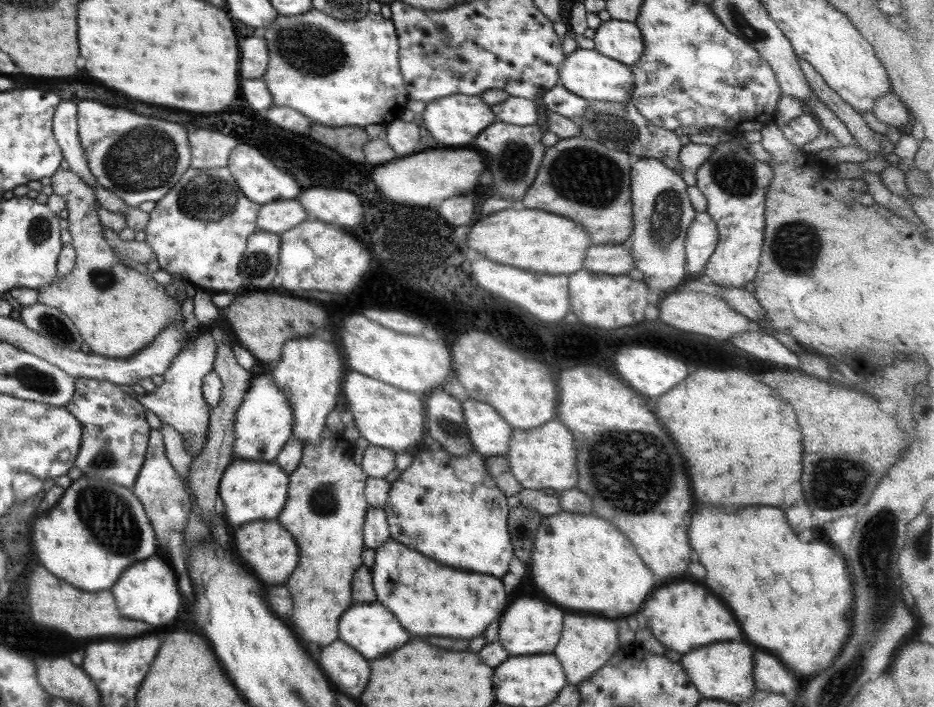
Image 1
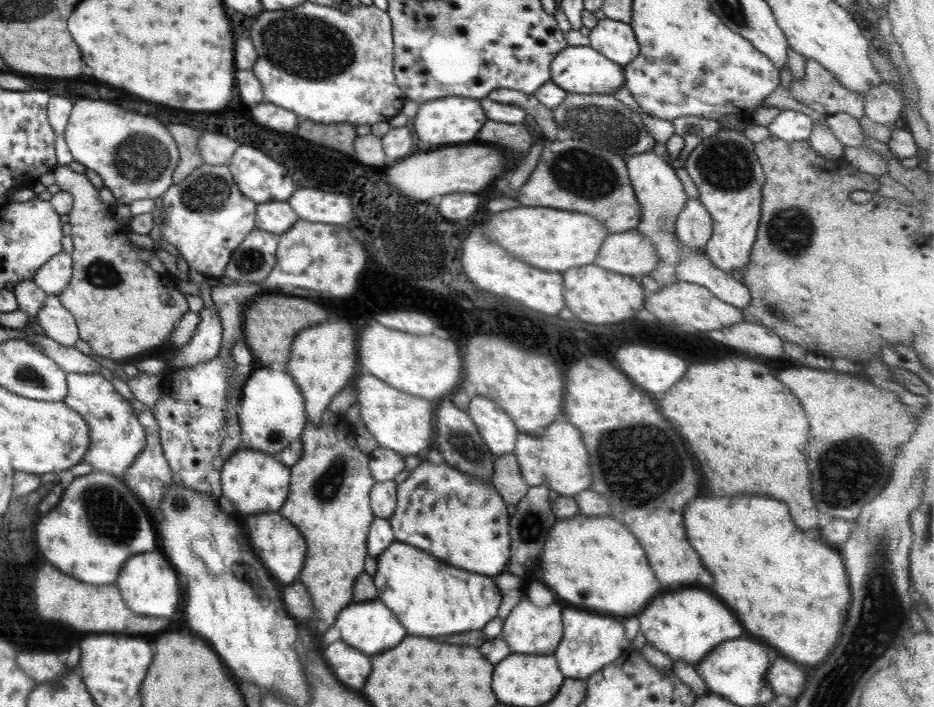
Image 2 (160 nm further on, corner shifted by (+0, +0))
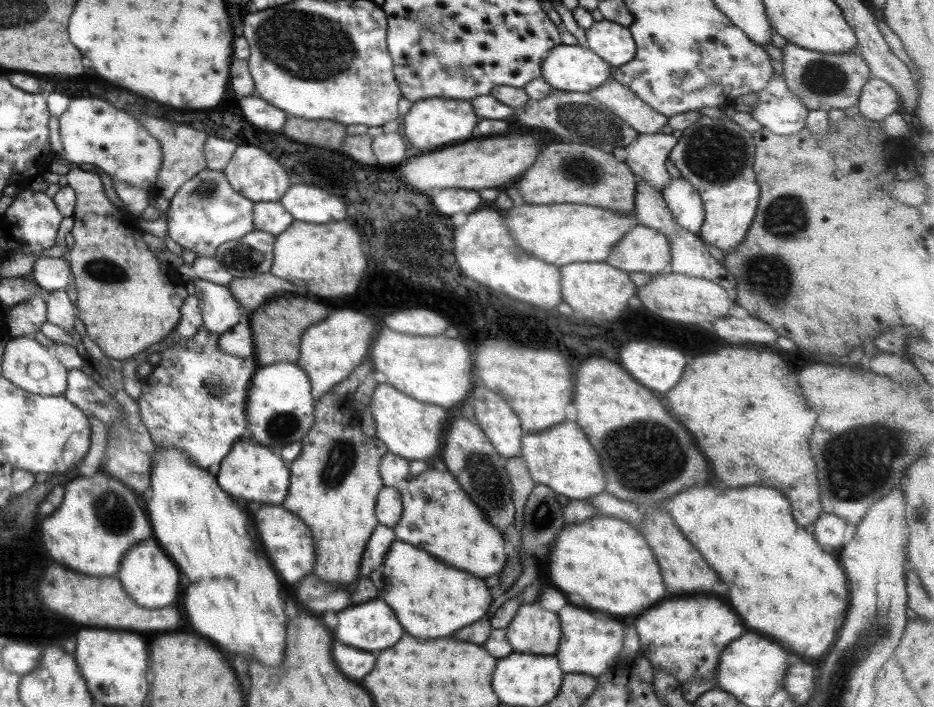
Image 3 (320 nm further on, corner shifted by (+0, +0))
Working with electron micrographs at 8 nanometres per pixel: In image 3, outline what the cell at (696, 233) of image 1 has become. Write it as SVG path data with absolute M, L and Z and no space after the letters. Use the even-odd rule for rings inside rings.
M669 177L666 187L660 193L675 222L691 234L697 235L704 212L700 196L691 184L683 177Z

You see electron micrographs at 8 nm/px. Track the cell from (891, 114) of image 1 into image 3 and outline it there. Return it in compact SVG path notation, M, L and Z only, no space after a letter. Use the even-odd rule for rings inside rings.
M870 77L862 87L858 97L857 108L861 115L874 122L901 108L897 92L883 80Z

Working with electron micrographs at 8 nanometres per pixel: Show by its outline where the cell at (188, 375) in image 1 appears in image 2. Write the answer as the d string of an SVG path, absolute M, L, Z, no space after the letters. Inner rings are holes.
M202 307L198 312L196 331L187 344L179 348L179 353L165 365L178 369L205 361L216 360L221 346L222 326L218 312Z

